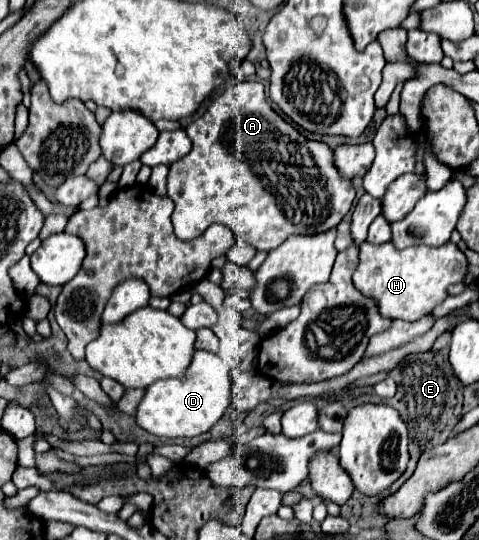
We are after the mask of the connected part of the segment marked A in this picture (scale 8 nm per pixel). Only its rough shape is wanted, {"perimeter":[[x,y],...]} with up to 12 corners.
{"perimeter":[[262,82],[186,128],[176,236],[272,250],[334,228],[354,186]]}

